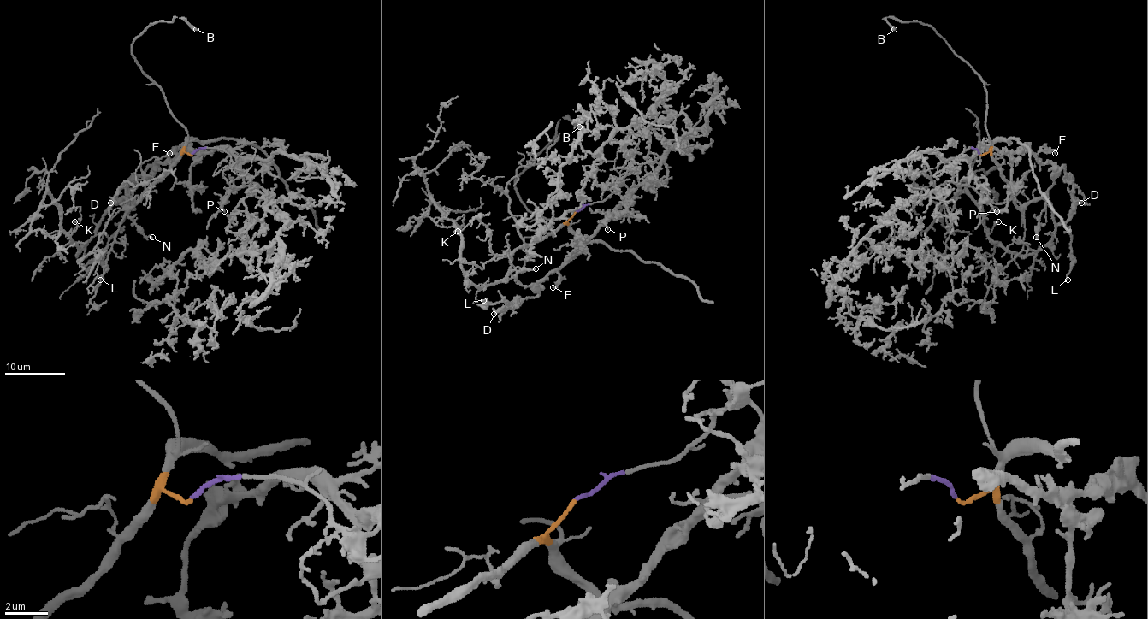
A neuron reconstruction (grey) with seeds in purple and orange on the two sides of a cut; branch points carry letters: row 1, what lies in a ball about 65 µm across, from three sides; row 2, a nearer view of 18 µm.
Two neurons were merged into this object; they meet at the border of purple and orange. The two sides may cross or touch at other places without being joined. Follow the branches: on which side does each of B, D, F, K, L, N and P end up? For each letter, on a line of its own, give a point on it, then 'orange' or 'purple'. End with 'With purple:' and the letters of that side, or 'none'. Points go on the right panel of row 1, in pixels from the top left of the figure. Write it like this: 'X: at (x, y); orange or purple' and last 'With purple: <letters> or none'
B: at (894, 29); orange
D: at (1081, 203); purple
F: at (1055, 153); purple
K: at (998, 221); orange
L: at (1068, 280); purple
N: at (1036, 237); purple
P: at (997, 211); purple
With purple: D, F, L, N, P

